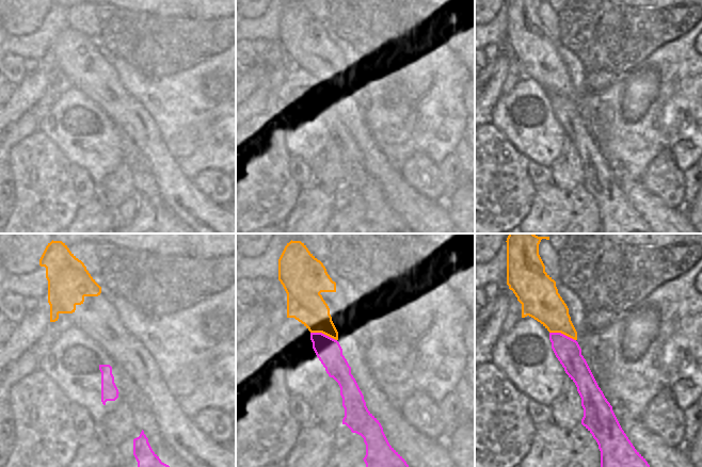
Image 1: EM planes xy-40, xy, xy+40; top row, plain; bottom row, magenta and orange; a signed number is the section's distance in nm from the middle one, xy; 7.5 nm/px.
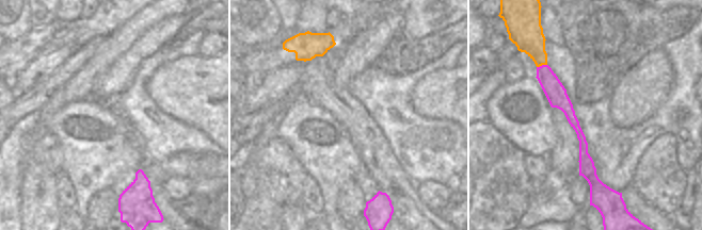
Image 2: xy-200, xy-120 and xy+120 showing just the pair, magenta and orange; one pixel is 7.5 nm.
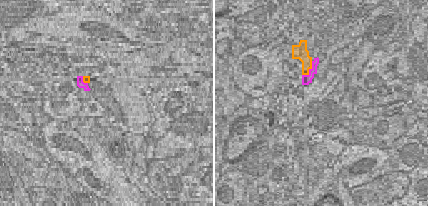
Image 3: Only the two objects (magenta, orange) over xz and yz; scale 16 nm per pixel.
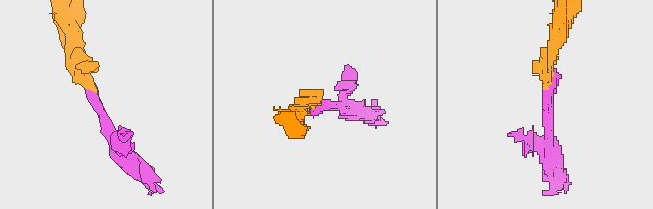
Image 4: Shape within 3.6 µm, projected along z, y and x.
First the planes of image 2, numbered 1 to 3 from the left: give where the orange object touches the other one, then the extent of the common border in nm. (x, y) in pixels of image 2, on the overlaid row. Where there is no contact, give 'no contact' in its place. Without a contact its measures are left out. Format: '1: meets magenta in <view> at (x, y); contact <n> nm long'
1: no contact
2: no contact
3: meets magenta in xy+120 at (542, 65); contact 80 nm long

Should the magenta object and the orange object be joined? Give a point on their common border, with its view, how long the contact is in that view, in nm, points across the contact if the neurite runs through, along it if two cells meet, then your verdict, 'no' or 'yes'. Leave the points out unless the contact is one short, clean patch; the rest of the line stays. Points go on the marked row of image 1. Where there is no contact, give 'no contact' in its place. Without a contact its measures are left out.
meets magenta in xy at (323, 334); contact 220 nm long; border along xy (310, 332), (321, 332), (336, 340); no

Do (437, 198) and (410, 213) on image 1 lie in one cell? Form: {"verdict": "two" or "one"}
{"verdict": "two"}

